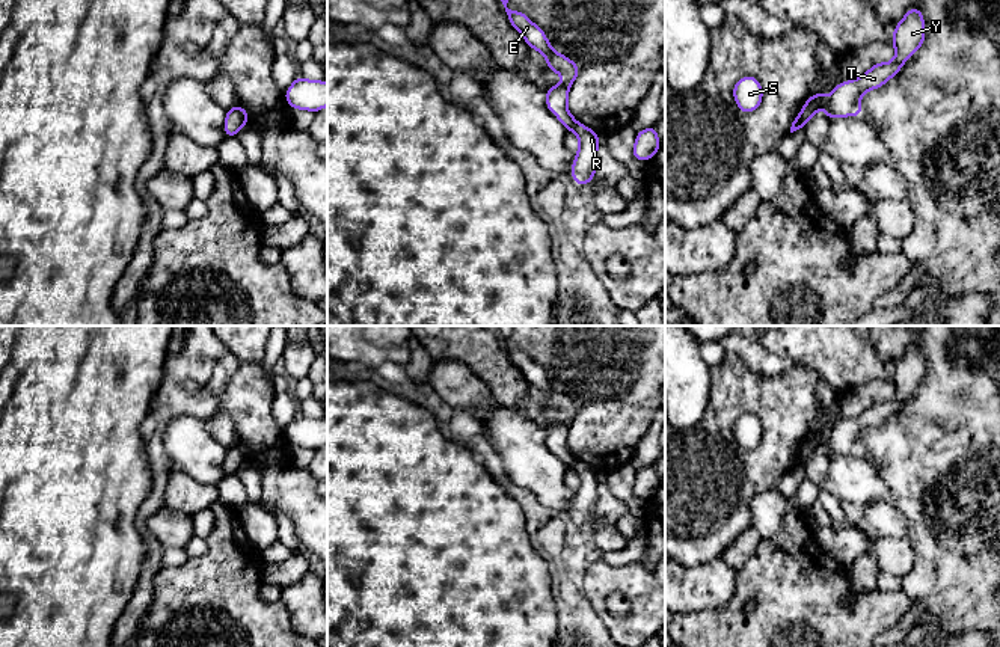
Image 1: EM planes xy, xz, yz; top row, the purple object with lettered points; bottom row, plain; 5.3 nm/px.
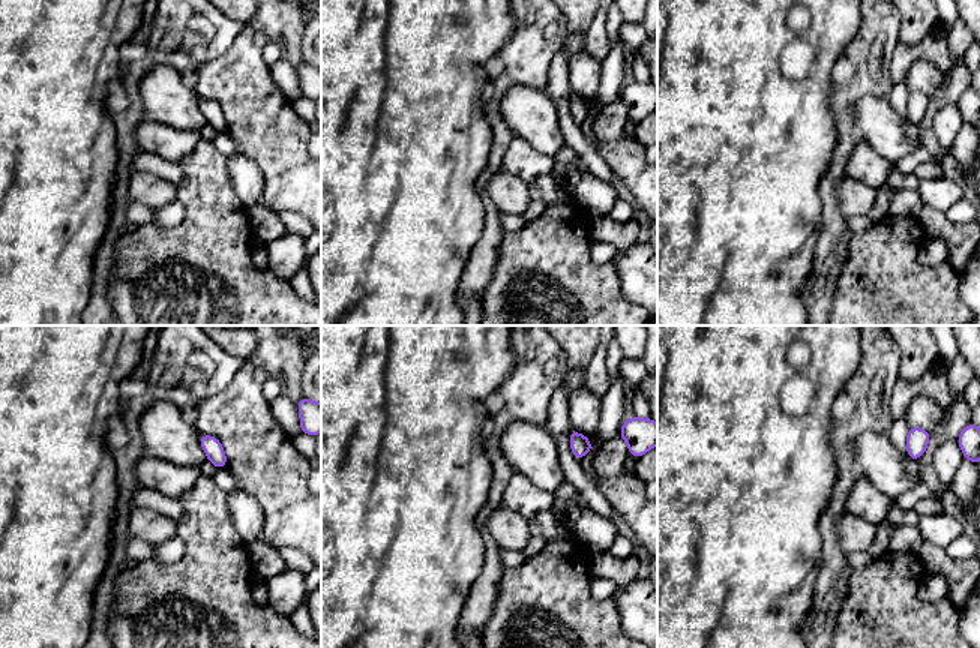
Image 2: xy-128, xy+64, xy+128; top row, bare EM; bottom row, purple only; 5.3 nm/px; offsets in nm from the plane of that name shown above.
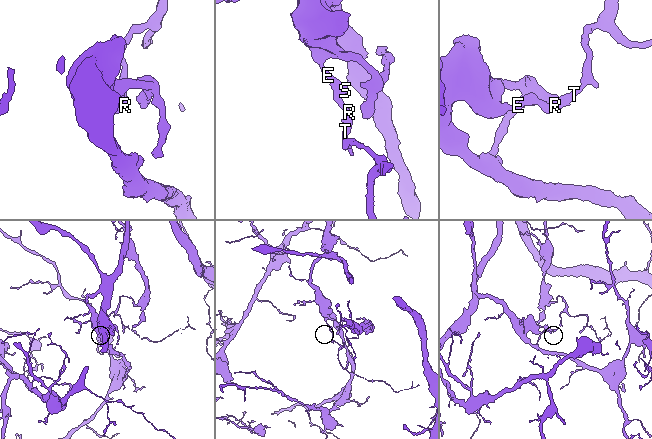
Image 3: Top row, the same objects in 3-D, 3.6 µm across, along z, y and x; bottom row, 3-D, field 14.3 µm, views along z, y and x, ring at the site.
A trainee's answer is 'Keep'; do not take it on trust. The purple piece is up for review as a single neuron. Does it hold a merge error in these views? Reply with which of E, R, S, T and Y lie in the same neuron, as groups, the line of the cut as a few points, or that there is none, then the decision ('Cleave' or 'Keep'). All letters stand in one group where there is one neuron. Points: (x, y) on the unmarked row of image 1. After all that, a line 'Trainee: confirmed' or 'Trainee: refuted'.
Groups: E R S T Y. No split. Keep
Trainee: confirmed

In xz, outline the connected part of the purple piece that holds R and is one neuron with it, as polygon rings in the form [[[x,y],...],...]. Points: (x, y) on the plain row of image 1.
[[[499,326],[501,339],[510,362],[522,371],[528,385],[540,389],[548,400],[548,406],[564,415],[563,421],[546,427],[546,445],[560,457],[567,469],[573,469],[578,474],[581,483],[572,502],[572,516],[578,523],[588,522],[596,514],[600,475],[591,466],[579,461],[567,446],[569,427],[578,415],[579,404],[569,395],[557,391],[544,369],[525,351],[507,345],[514,327]]]

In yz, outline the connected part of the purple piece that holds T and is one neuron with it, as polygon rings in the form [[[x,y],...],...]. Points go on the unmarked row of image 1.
[[[910,345],[906,353],[897,360],[891,382],[896,394],[888,401],[876,400],[867,410],[855,418],[836,422],[828,434],[821,430],[811,433],[793,457],[790,471],[804,468],[817,446],[827,449],[828,457],[845,454],[861,454],[861,434],[872,427],[879,427],[893,413],[896,413],[910,394],[925,382],[925,357],[919,345]]]

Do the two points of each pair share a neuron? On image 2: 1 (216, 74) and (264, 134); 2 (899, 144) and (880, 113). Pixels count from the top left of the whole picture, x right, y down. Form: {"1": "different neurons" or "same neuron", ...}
{"1": "same neuron", "2": "same neuron"}

